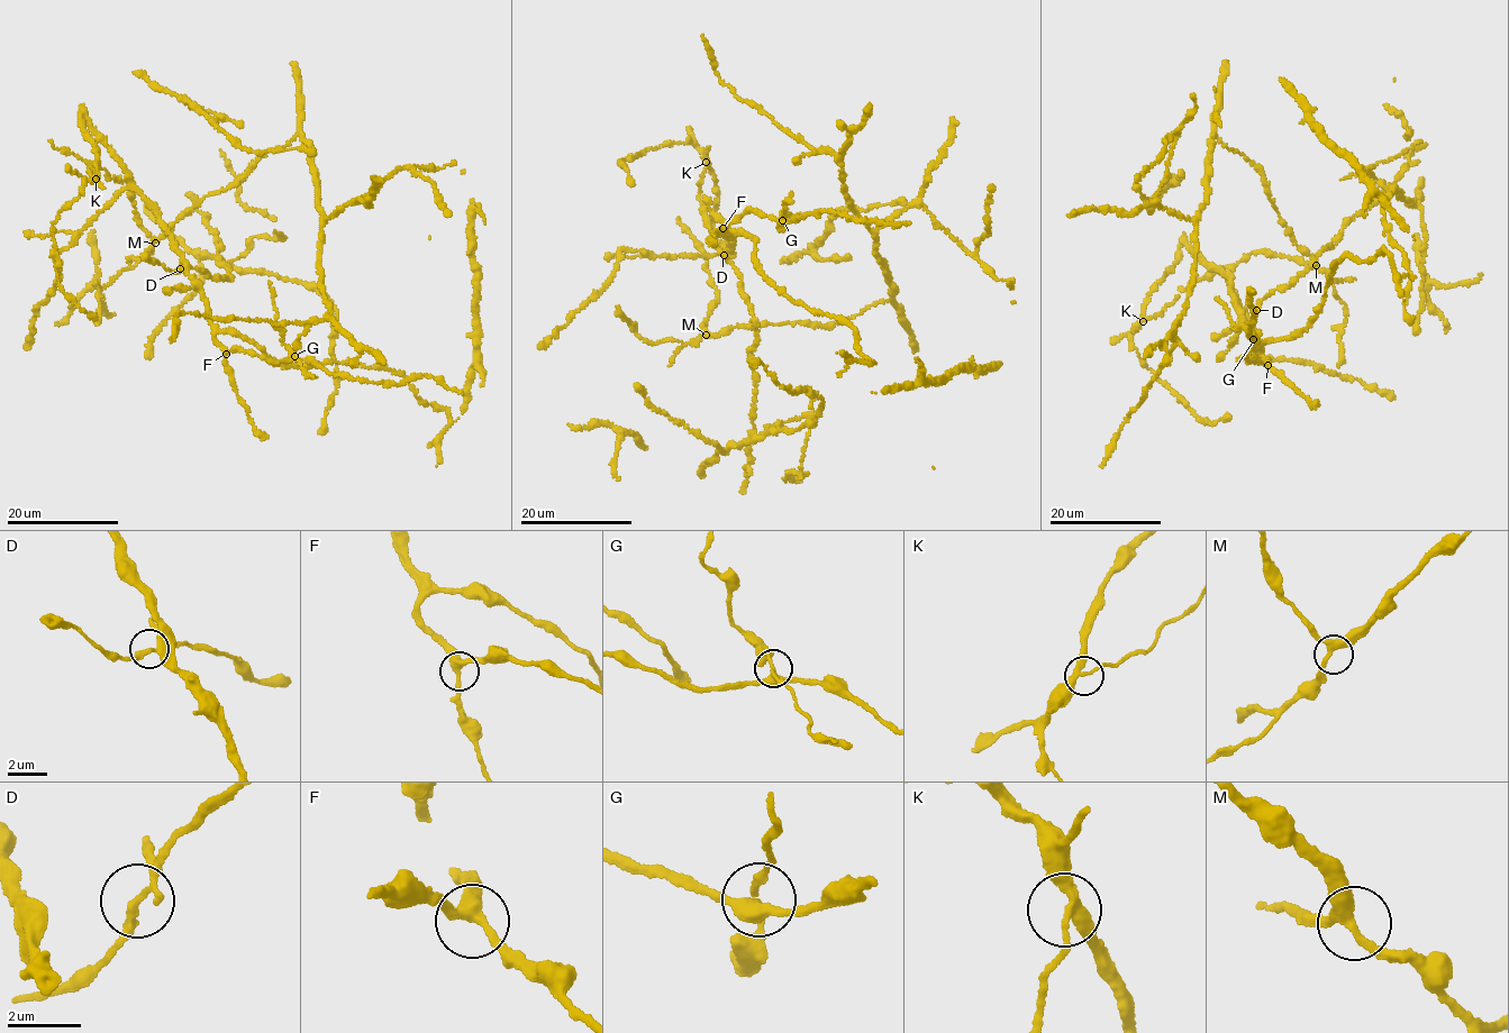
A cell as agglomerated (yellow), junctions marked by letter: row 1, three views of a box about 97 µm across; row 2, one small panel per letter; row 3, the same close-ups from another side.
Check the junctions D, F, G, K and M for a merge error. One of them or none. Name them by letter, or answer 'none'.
G

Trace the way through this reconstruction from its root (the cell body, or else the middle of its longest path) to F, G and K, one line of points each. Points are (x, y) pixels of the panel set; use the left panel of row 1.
F: (118, 192), (133, 188), (155, 210), (173, 248), (180, 254), (183, 271), (206, 300), (216, 341), (226, 354)
G: (118, 192), (133, 188), (155, 210), (206, 300), (216, 341), (227, 350), (253, 352), (274, 360), (293, 356)
K: (118, 192), (128, 186), (124, 166), (81, 112), (80, 127), (98, 156), (96, 179)

